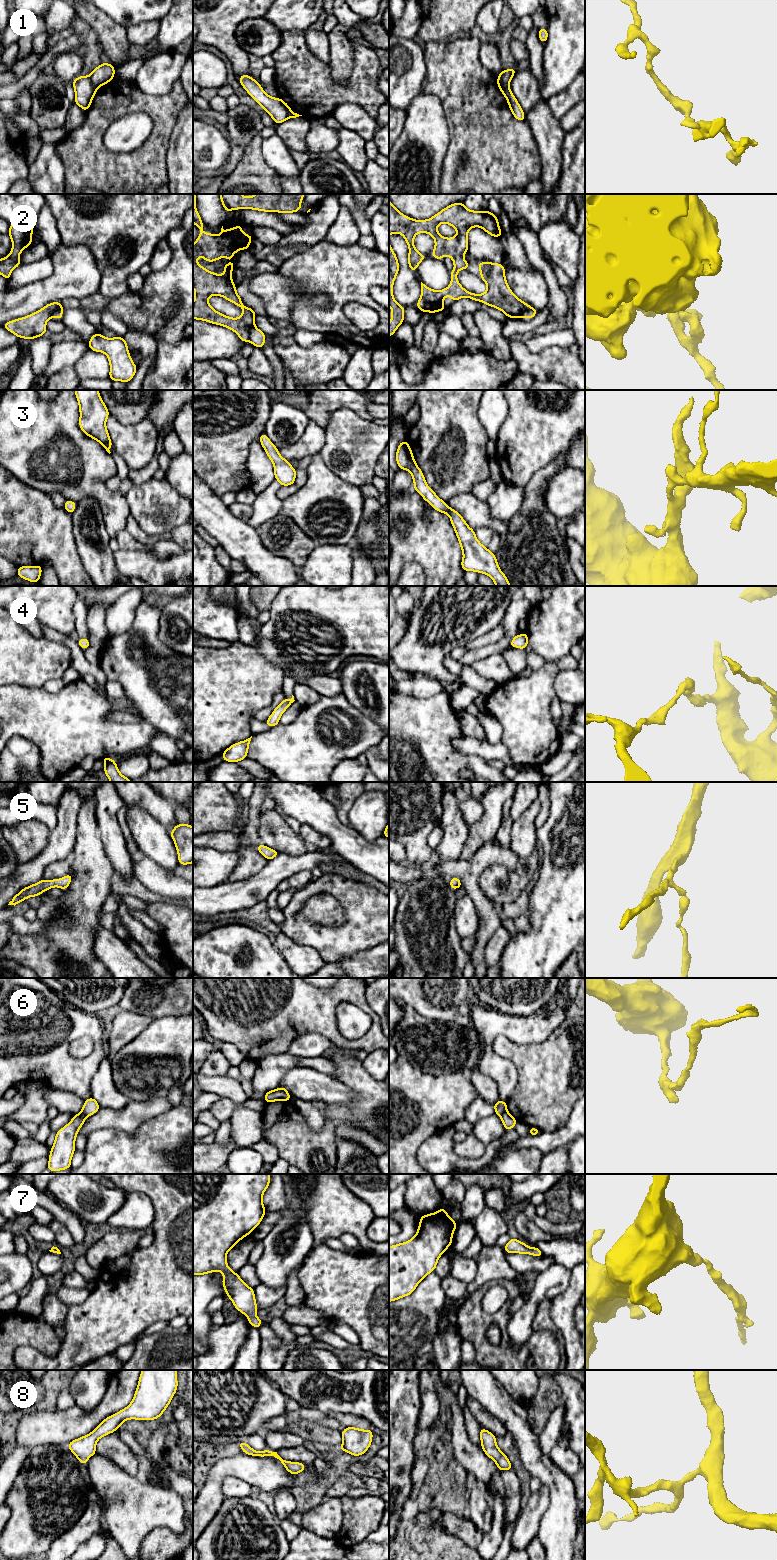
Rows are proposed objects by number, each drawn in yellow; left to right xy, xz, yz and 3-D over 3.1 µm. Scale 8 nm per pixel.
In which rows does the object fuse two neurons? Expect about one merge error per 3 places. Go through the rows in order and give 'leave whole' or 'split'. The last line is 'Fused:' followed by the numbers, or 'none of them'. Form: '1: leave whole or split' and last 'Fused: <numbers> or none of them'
1: split
2: split
3: leave whole
4: leave whole
5: leave whole
6: split
7: leave whole
8: leave whole
Fused: 1, 2, 6

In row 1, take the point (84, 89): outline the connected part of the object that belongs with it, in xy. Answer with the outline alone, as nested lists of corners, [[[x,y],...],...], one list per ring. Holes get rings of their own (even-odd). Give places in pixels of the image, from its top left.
[[[79,76],[72,81],[75,90],[74,103],[80,106],[83,111],[87,111],[92,104],[92,99],[97,92],[89,76]]]

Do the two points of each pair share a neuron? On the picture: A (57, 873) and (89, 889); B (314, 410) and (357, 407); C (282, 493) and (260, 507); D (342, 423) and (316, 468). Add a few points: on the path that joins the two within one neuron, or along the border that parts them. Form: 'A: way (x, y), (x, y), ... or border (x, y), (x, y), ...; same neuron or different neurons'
A: border (69, 859), (70, 872); different neurons
B: way (325, 402), (346, 402); same neuron
C: border (281, 486), (277, 491), (277, 497), (280, 500); different neurons
D: border (318, 453), (322, 460), (337, 475); different neurons

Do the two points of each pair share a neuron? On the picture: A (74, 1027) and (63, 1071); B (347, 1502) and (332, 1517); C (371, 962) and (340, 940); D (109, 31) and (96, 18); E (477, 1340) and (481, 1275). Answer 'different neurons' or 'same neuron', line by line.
A: same neuron
B: different neurons
C: different neurons
D: same neuron
E: different neurons

